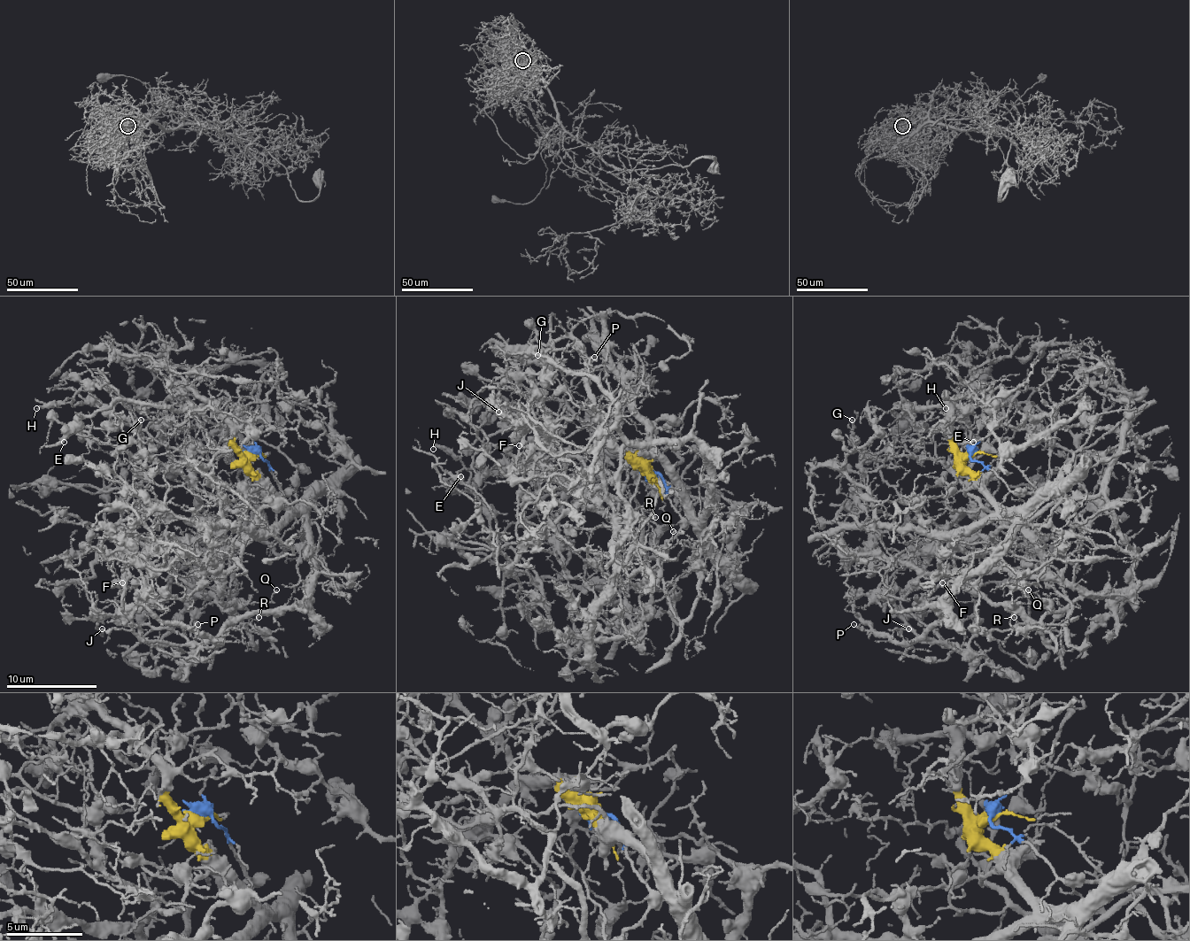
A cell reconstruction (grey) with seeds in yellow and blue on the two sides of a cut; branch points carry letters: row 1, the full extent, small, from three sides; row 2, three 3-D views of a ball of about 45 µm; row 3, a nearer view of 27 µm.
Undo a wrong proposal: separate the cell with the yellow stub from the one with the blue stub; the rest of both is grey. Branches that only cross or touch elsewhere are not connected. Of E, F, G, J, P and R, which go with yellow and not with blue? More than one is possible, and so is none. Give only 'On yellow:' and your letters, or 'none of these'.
On yellow: E, G, J, P, R

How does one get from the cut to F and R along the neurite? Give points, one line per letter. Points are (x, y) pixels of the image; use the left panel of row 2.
F: (252, 454), (284, 492), (255, 497), (248, 517), (220, 533), (169, 537), (165, 562), (142, 581), (121, 582)
R: (252, 454), (251, 472), (286, 511), (243, 542), (241, 556), (225, 571), (223, 601), (236, 628), (259, 616)

